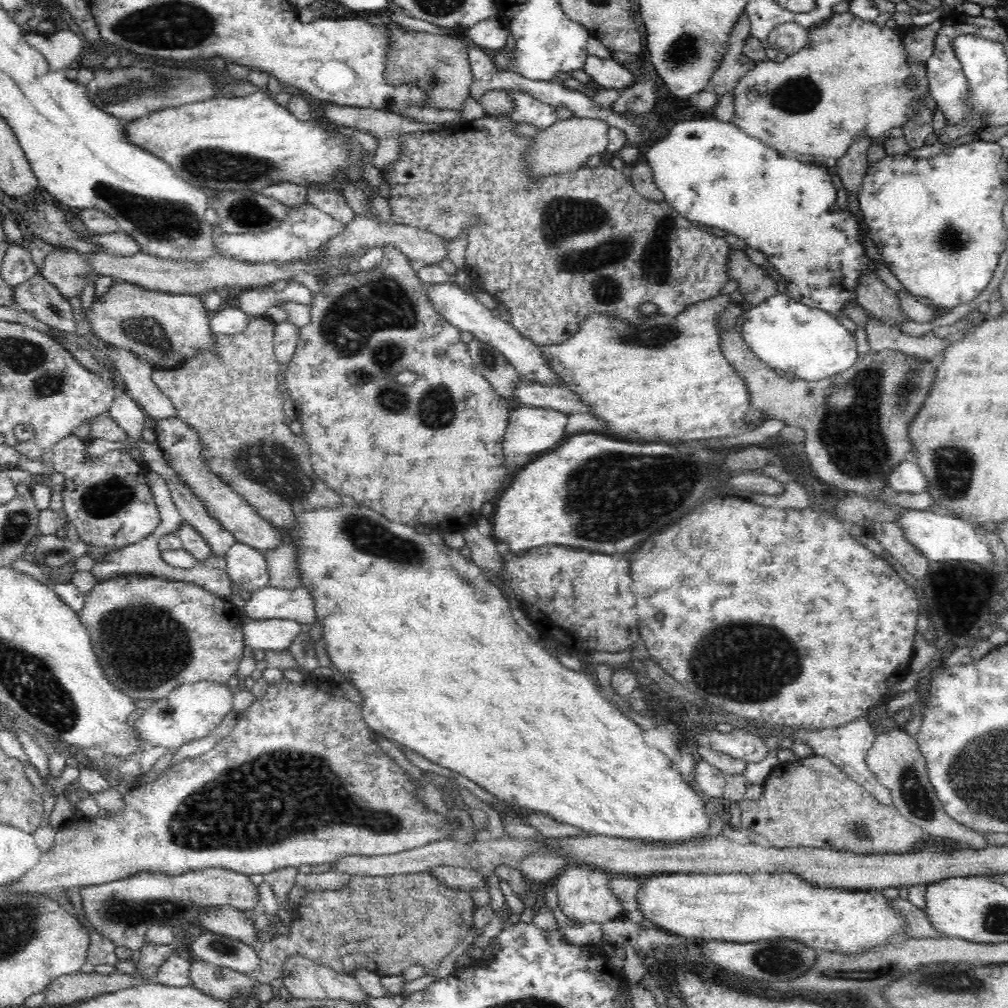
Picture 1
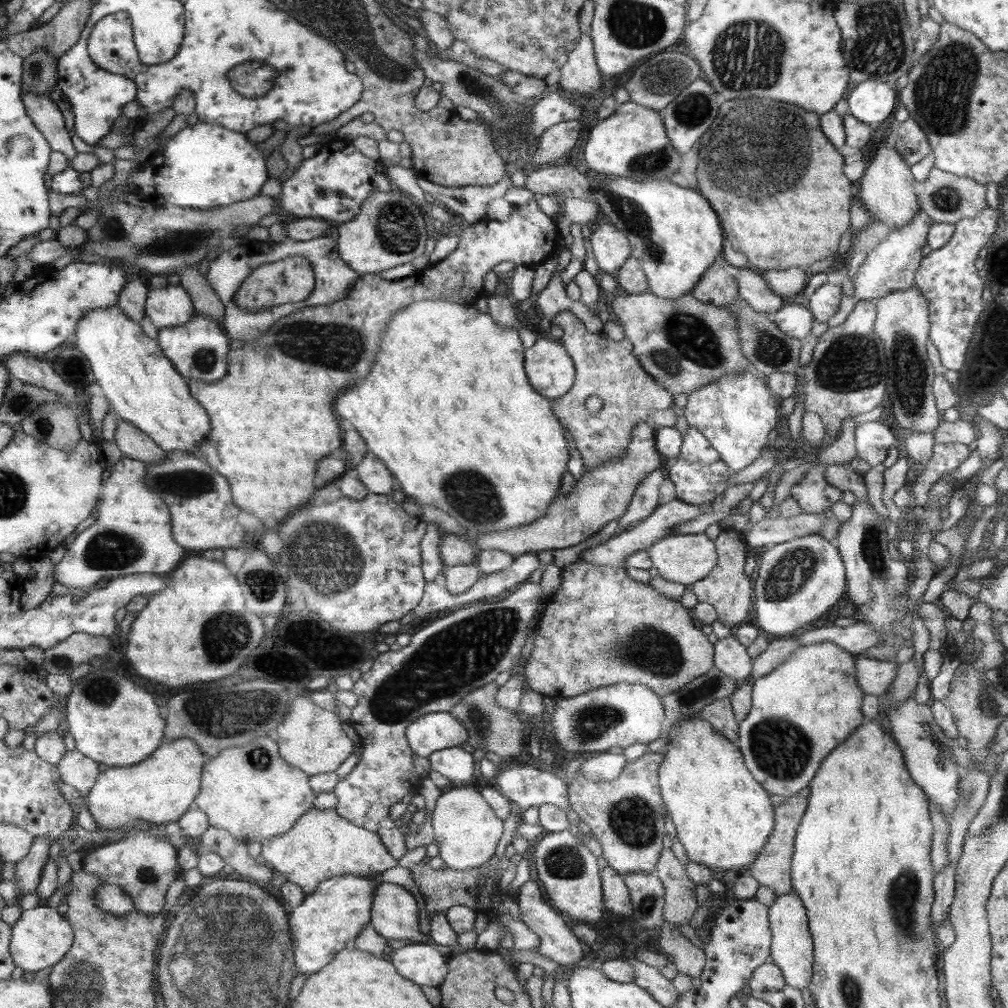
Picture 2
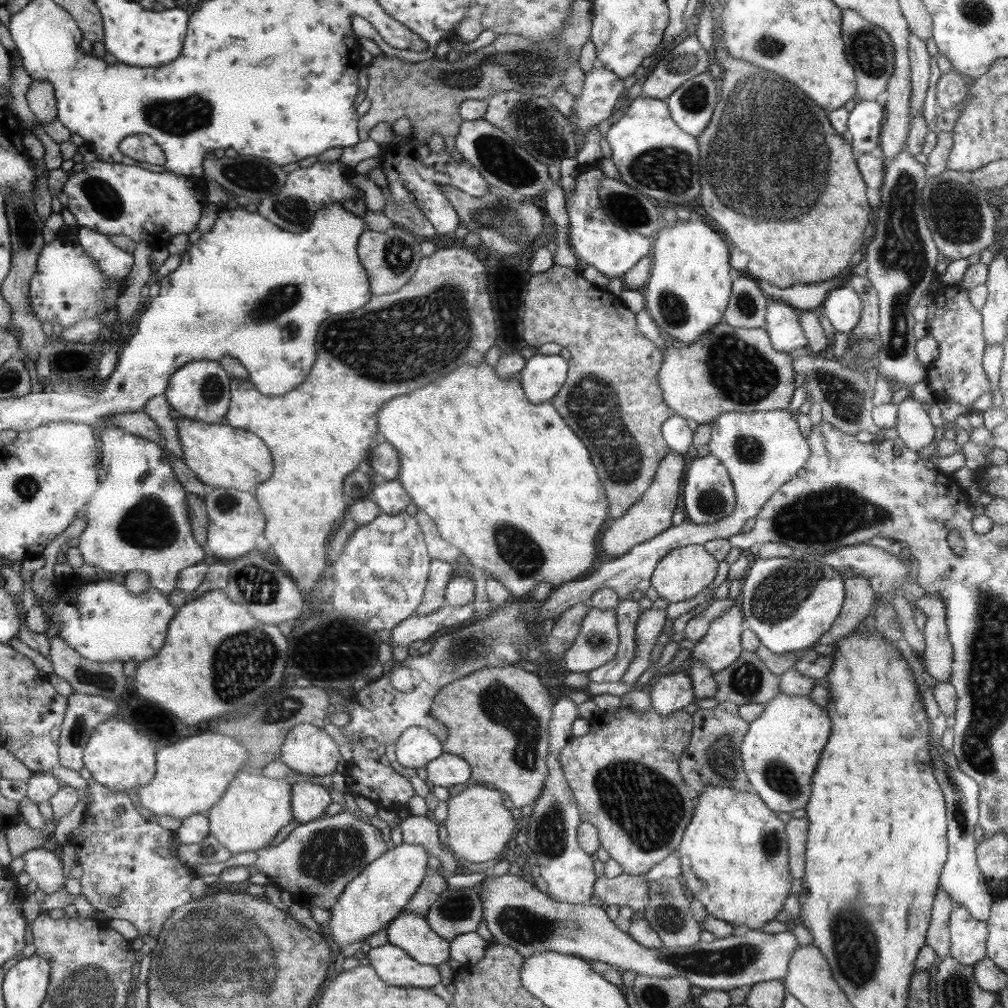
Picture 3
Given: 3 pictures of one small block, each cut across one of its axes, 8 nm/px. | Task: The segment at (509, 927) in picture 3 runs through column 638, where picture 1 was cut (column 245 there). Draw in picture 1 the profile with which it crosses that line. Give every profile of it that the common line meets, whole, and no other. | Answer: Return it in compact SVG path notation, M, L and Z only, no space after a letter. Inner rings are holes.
M212 931L196 937L191 947L200 961L229 968L242 974L256 972L261 965L261 959L255 947Z

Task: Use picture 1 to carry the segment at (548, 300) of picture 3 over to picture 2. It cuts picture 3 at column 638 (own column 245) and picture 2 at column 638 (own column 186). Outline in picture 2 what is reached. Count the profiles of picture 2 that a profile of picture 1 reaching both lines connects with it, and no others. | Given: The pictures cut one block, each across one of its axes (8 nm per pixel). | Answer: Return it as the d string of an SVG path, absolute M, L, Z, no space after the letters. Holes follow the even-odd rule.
M570 311L559 312L550 320L564 331L560 342L575 366L574 384L564 396L552 400L552 412L572 435L585 468L620 458L630 444L632 429L641 422L649 423L651 412L670 409L674 405L674 395L642 368L626 338L614 342L603 331L592 334ZM589 396L602 399L602 408L598 412L586 410Z

